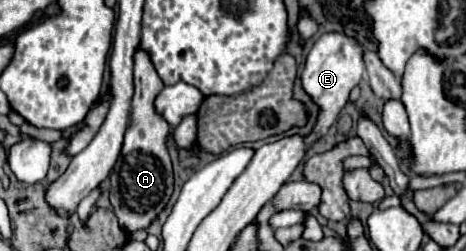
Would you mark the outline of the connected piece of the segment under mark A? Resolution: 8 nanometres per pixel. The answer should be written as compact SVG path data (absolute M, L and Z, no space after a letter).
M138 47L134 59L134 97L132 97L132 119L124 135L122 151L110 173L110 203L126 233L146 229L168 205L174 191L174 173L168 153L170 125L155 111L156 95L164 89L162 79L152 67L150 55Z

